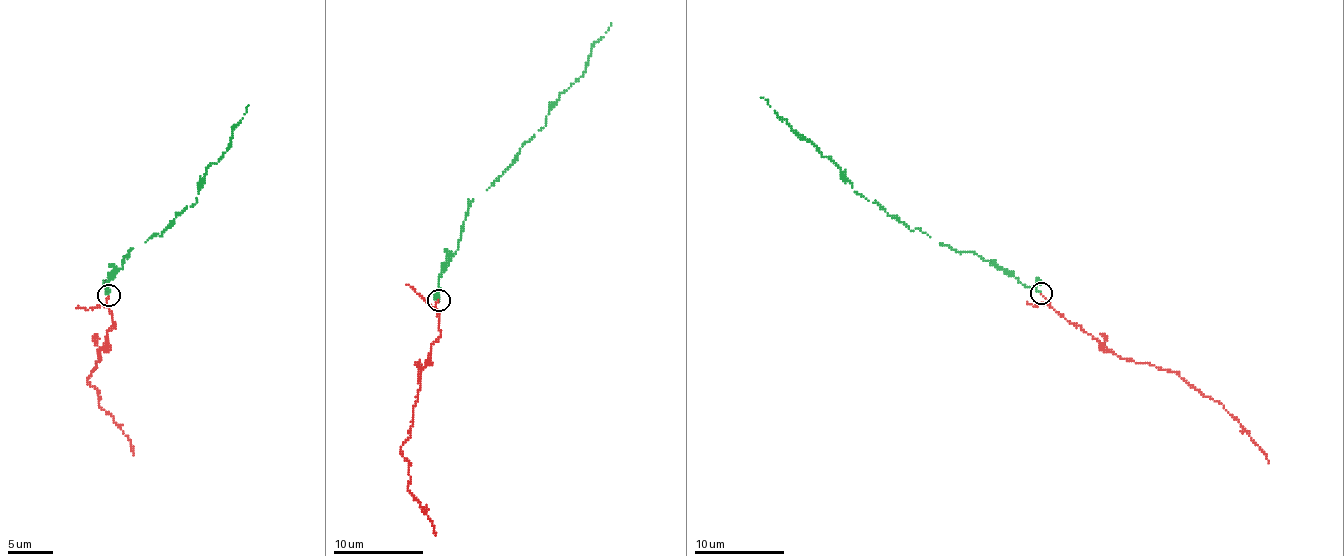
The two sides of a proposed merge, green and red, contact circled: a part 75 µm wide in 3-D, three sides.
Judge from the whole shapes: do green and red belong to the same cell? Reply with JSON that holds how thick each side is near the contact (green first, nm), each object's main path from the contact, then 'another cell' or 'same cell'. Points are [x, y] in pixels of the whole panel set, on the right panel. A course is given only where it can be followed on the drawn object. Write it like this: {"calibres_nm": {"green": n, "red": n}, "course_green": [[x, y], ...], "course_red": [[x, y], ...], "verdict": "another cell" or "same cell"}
{"calibres_nm": {"green": 170, "red": 160}, "course_green": [[1040, 291], [972, 252], [956, 252], [918, 228], [913, 231], [875, 202], [861, 196], [845, 174], [761, 97]], "course_red": [[1040, 294], [1050, 305], [1120, 358], [1174, 372], [1201, 394], [1223, 405], [1259, 447], [1268, 463]], "verdict": "same cell"}

